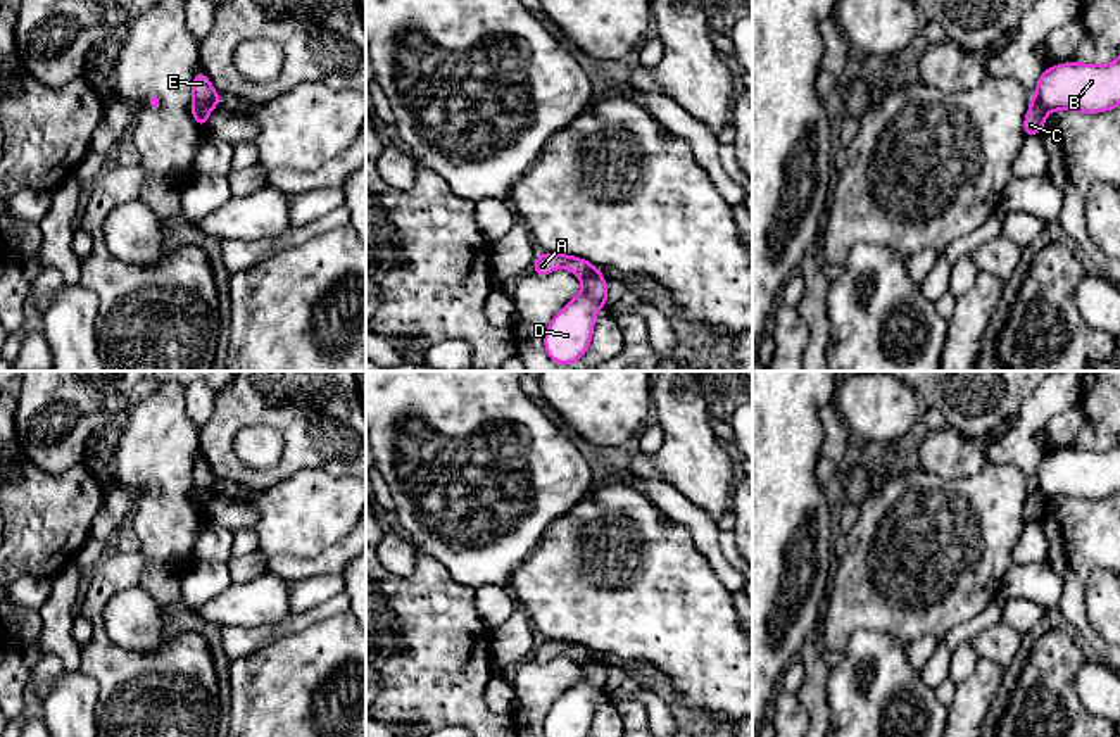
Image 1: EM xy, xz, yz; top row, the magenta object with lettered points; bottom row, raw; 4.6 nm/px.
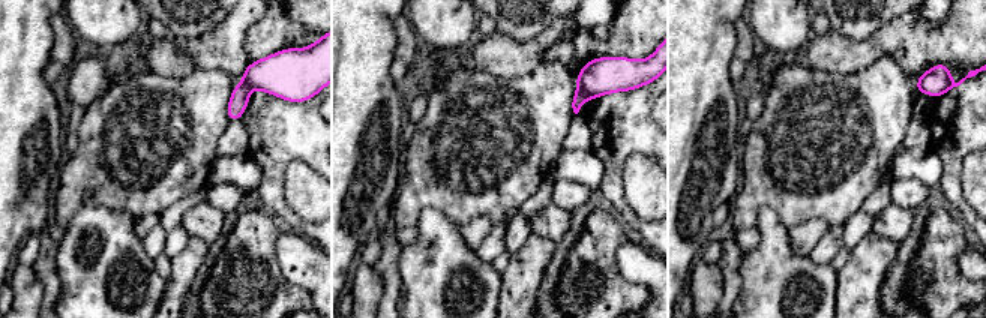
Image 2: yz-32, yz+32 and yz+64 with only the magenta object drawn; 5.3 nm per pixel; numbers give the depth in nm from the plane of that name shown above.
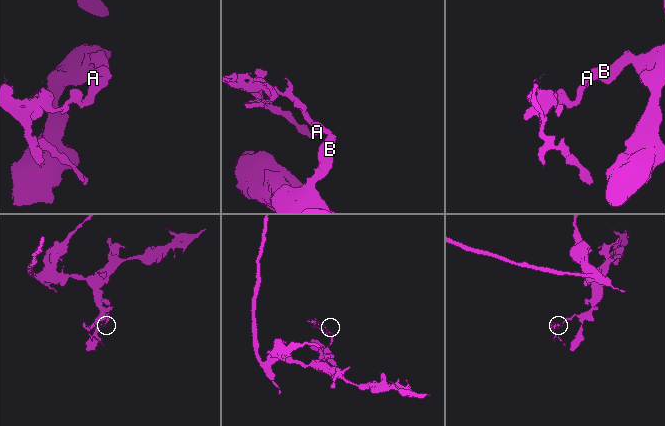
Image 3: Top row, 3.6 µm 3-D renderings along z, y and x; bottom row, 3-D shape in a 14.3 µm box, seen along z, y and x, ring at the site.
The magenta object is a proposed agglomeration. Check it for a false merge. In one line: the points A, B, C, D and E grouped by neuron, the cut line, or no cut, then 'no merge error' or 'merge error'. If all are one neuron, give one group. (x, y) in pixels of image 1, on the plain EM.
groups A C / B D E; cut xz (599, 658), (582, 665); merge error

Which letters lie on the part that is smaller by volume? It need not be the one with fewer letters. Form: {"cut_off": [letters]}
{"cut_off": ["A", "C"]}

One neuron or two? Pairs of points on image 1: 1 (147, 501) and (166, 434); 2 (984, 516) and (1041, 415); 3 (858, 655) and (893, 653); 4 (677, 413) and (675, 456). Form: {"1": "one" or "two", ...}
{"1": "one", "2": "two", "3": "one", "4": "one"}

